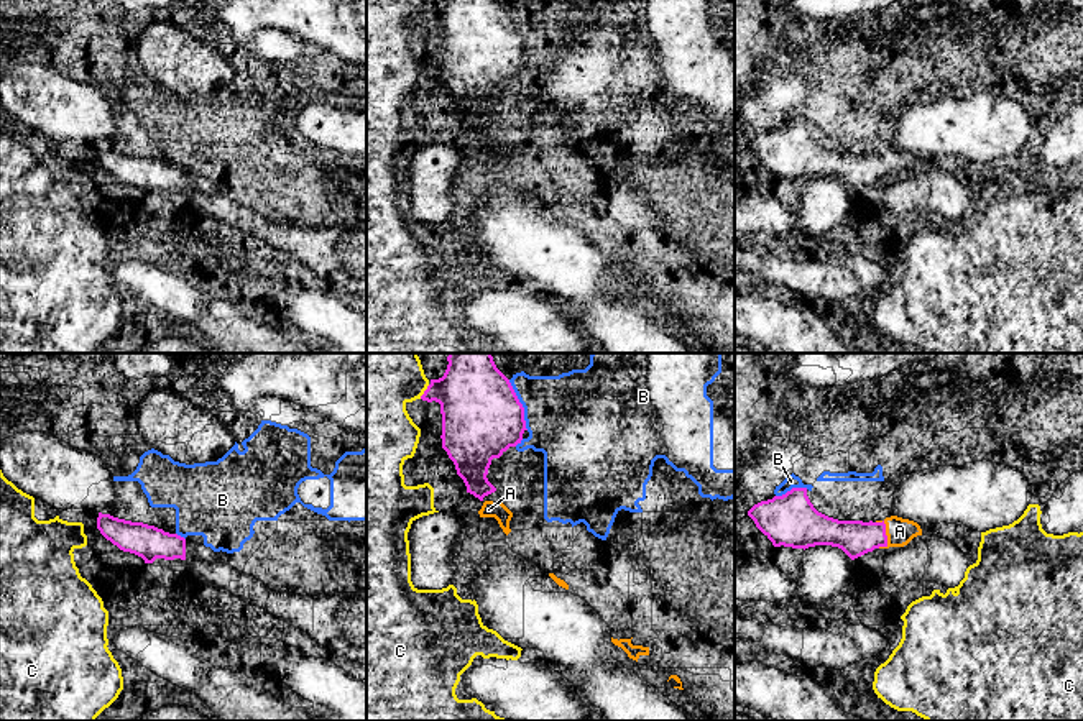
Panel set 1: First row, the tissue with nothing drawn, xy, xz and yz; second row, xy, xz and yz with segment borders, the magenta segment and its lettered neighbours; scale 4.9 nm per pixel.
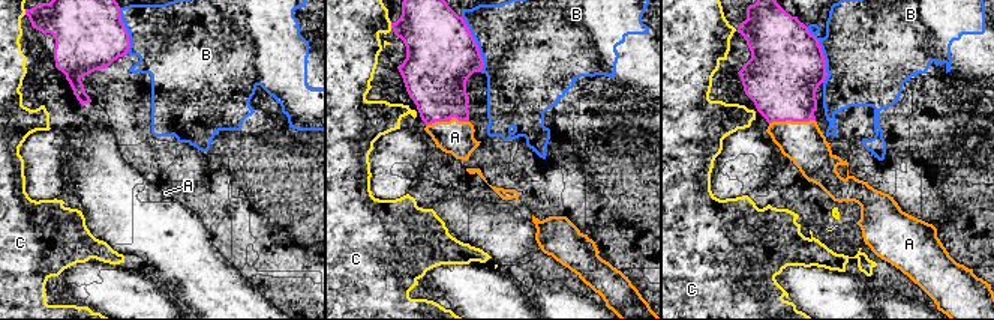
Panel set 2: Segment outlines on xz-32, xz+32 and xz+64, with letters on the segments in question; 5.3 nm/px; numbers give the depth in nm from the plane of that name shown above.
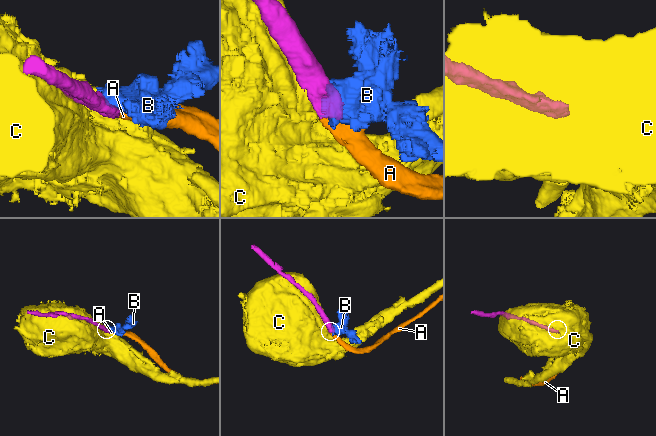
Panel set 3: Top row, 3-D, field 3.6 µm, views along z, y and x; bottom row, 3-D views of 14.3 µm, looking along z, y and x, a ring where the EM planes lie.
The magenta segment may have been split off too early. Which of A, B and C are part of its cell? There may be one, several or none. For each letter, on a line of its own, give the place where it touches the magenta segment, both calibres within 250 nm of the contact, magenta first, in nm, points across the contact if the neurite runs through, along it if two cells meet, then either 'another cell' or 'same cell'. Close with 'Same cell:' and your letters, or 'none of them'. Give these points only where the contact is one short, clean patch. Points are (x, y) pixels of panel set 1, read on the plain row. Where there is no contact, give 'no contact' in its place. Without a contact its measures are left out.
A: yz (884, 165) | 180/130 nm | across yz (855, 169), (884, 165), (899, 163) | same cell
B: xz (521, 36) | 400/440 nm | another cell
C: xz (424, 23) | 340/300 nm | another cell
Same cell: A

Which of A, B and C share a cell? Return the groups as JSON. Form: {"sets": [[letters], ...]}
{"sets": [["A"], ["B"], ["C"]]}

